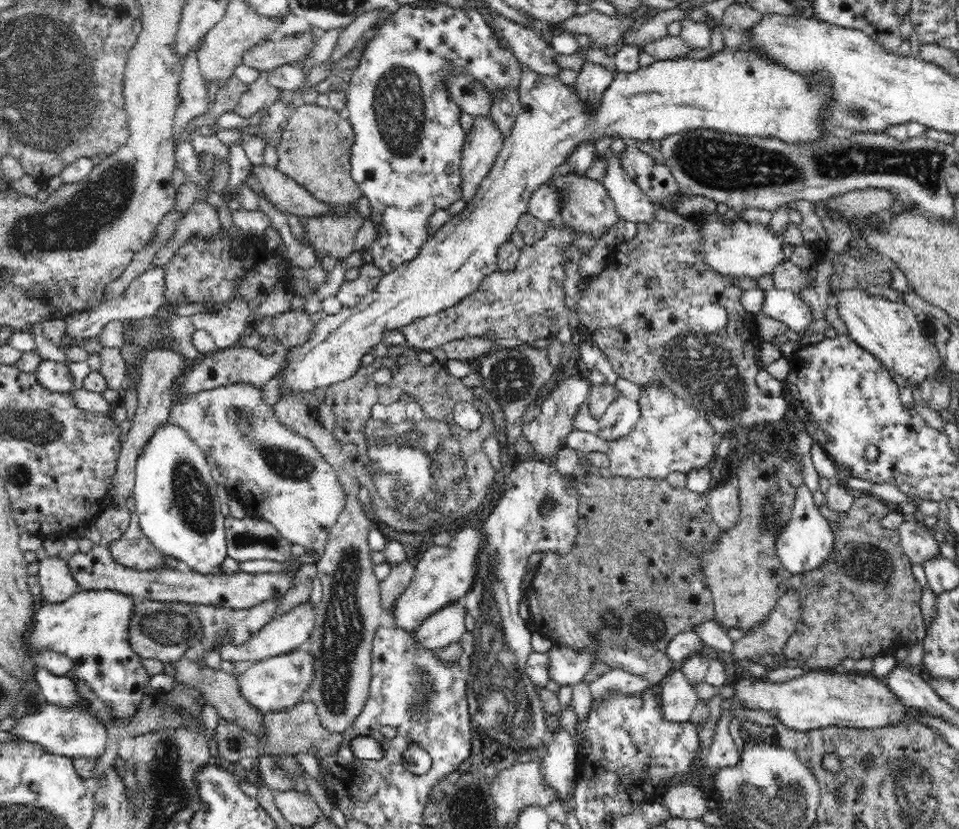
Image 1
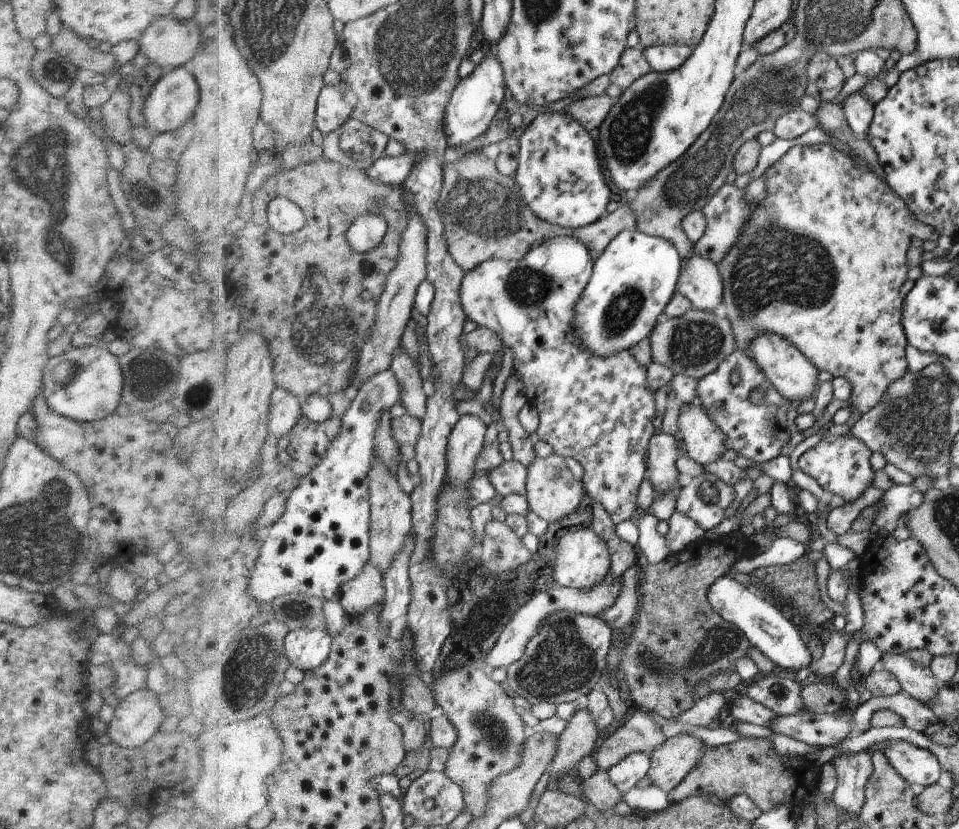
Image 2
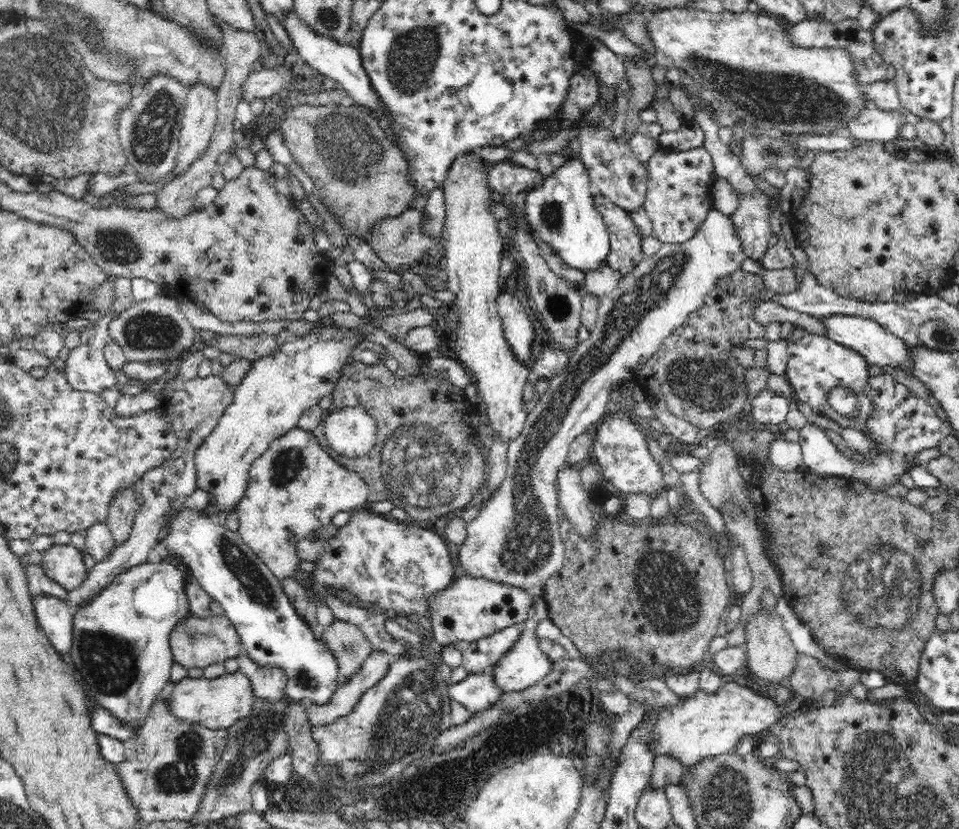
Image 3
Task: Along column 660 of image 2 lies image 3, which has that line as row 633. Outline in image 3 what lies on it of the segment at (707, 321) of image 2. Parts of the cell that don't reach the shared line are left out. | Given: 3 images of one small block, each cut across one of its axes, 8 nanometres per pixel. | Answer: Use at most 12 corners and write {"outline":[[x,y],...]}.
{"outline":[[338,619],[322,639],[336,653],[338,686],[373,651],[360,627]]}

